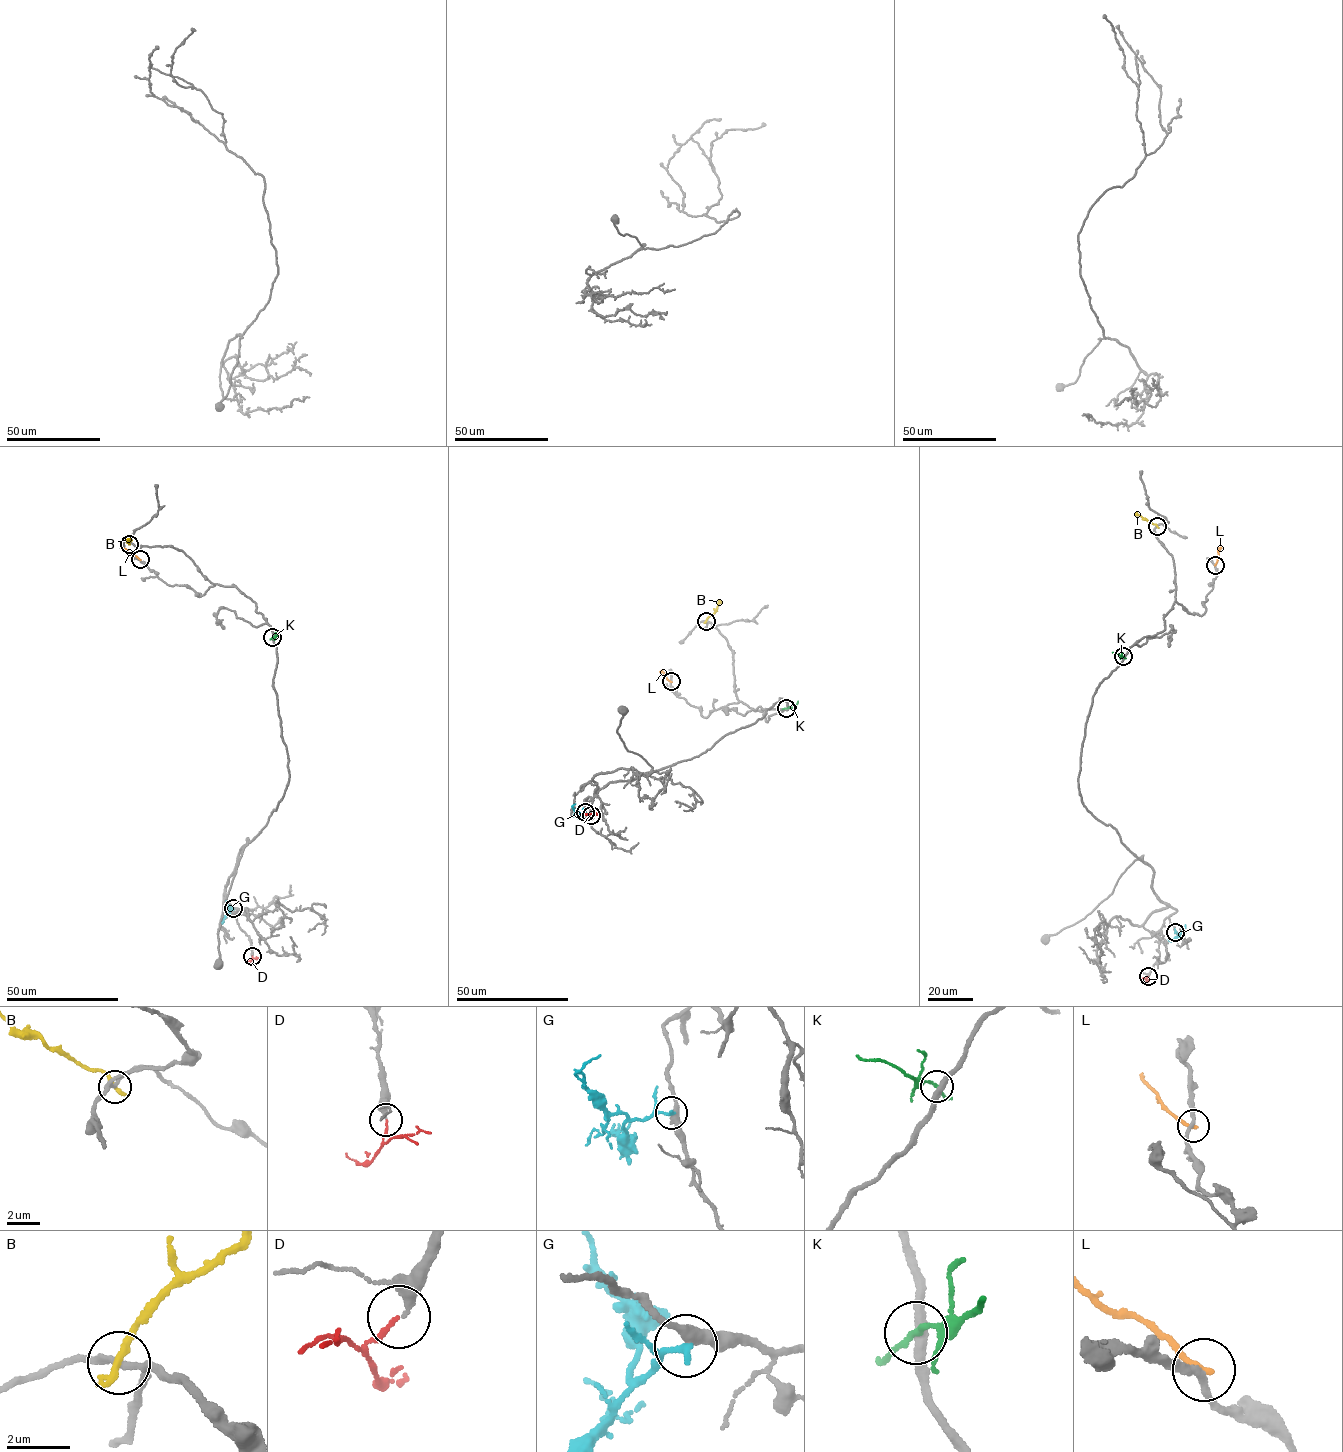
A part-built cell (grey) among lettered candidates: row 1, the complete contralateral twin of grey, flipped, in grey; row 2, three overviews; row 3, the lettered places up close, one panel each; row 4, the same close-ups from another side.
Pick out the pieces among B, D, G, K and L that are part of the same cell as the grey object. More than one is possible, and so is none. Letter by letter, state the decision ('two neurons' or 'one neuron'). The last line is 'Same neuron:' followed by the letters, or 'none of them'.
B: two neurons
D: one neuron
G: two neurons
K: two neurons
L: two neurons
Same neuron: D

